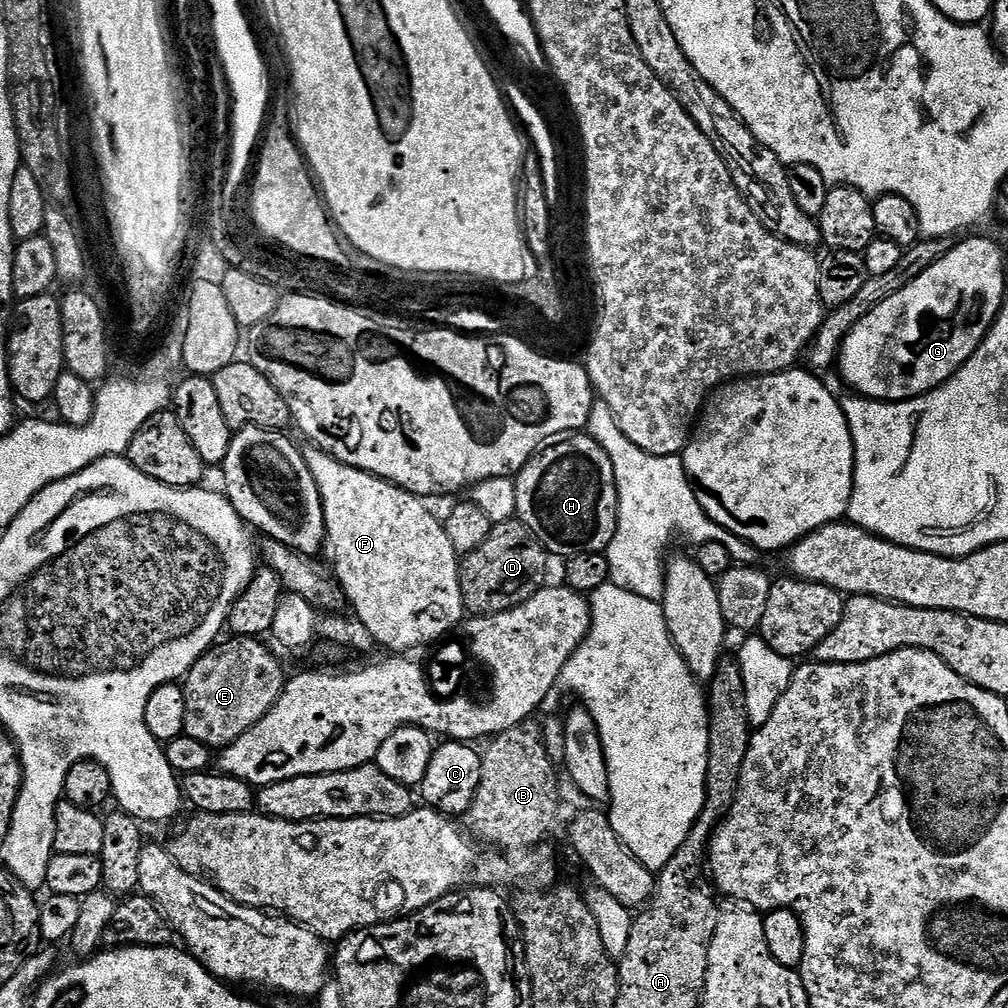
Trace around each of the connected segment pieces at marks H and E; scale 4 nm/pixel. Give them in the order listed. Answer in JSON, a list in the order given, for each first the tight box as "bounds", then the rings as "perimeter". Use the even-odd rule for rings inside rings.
[{"bounds":[516,434,619,558],"perimeter":[[[572,434],[549,443],[528,465],[516,473],[516,516],[544,543],[549,553],[561,552],[567,558],[574,552],[604,552],[616,528],[619,494],[616,492],[614,466],[606,450],[592,436]]]},{"bounds":[182,638,286,750],"perimeter":[[[228,638],[209,648],[208,652],[188,671],[182,681],[186,698],[186,722],[184,735],[202,742],[210,750],[223,750],[246,730],[250,730],[272,709],[284,692],[286,675],[280,660],[267,648],[260,638]]]}]

